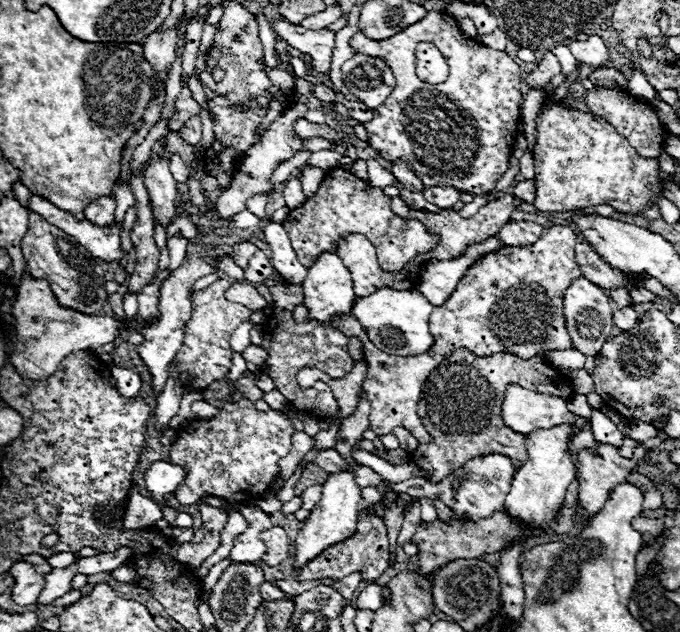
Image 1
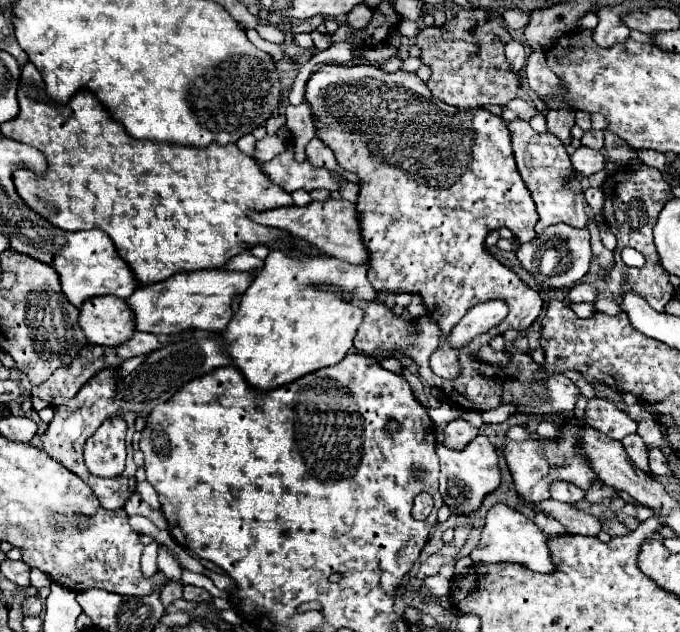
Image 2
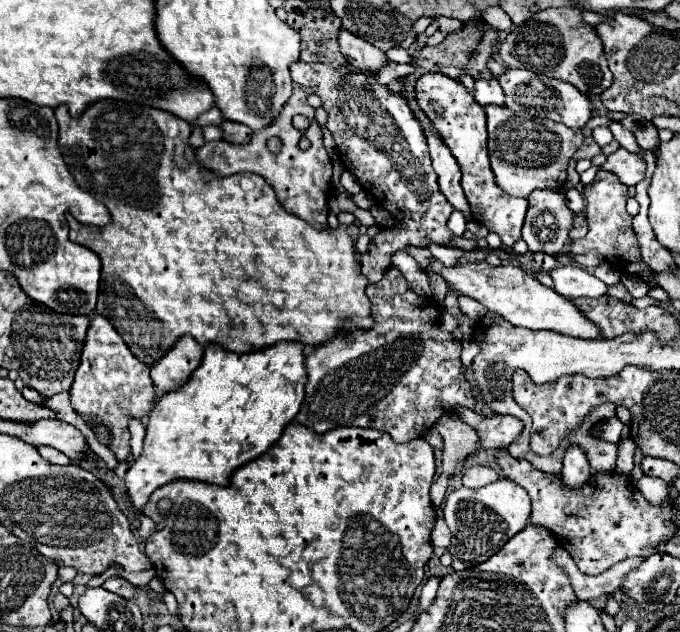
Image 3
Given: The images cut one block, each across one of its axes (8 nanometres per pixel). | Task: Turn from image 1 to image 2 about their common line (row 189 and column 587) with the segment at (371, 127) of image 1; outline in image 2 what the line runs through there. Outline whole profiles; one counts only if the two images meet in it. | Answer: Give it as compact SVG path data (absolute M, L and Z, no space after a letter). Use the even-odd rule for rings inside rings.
M572 416L572 418L566 418L564 424L558 426L558 438L538 438L538 440L528 438L524 442L506 438L504 458L512 472L516 492L524 502L546 500L550 496L550 484L554 484L558 480L572 482L578 488L582 488L584 492L590 492L590 488L594 486L594 482L598 482L598 478L590 464L590 458L582 452L580 434L584 428L586 426L576 416Z

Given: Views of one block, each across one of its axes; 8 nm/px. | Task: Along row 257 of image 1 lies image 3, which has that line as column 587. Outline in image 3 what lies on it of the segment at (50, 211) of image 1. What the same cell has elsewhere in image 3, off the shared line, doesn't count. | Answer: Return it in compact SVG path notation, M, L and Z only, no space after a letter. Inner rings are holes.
M508 70L502 78L498 78L498 82L506 92L504 106L508 106L512 112L550 118L570 128L586 126L586 122L592 116L590 96L586 92L578 92L578 88L572 88L572 84L566 84L562 80L554 80L550 76L540 76L536 72L526 72L526 70Z

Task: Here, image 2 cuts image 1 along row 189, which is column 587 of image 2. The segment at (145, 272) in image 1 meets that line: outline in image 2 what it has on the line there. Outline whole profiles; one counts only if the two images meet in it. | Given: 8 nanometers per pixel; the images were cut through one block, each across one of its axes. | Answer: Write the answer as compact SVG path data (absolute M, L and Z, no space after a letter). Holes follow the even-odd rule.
M586 130L580 142L582 142L584 146L588 146L588 148L600 150L600 148L604 146L604 132L602 132L602 130Z

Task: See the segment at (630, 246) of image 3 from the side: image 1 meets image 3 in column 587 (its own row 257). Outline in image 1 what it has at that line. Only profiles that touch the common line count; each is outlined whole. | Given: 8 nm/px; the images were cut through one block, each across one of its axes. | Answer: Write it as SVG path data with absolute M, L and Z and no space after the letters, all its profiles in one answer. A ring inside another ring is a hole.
M240 242L240 244L234 244L234 246L216 244L216 246L204 246L204 248L190 244L184 264L182 264L172 276L168 276L168 278L162 282L162 286L160 286L160 304L158 304L160 316L158 316L156 320L150 320L150 322L146 322L146 324L142 326L140 334L144 336L144 342L142 342L142 346L136 348L138 356L140 356L142 362L148 366L148 372L152 374L152 388L154 388L156 394L162 392L162 388L164 388L168 376L170 376L170 374L168 374L168 366L174 362L174 356L176 356L176 352L178 352L180 346L182 346L182 338L184 338L184 330L182 330L182 328L184 328L186 320L188 320L190 314L192 314L192 302L190 302L190 294L192 294L192 292L190 292L190 286L194 284L194 280L198 280L198 278L202 278L202 276L206 276L206 274L216 272L216 268L212 266L212 262L214 262L216 258L220 258L220 256L226 256L228 252L234 254L234 262L236 262L240 268L246 268L246 266L248 266L248 260L250 260L250 258L254 256L254 252L256 252L256 246L254 246L252 242Z

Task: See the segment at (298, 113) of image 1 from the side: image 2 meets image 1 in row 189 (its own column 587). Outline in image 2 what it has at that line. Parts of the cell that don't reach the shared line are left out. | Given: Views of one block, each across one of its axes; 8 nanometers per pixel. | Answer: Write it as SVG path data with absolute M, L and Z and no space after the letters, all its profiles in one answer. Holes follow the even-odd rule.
M554 224L538 234L532 242L526 242L518 250L518 260L522 268L528 268L534 280L540 286L548 288L570 288L576 286L590 270L592 252L590 252L590 232L588 228L572 228L566 224Z

